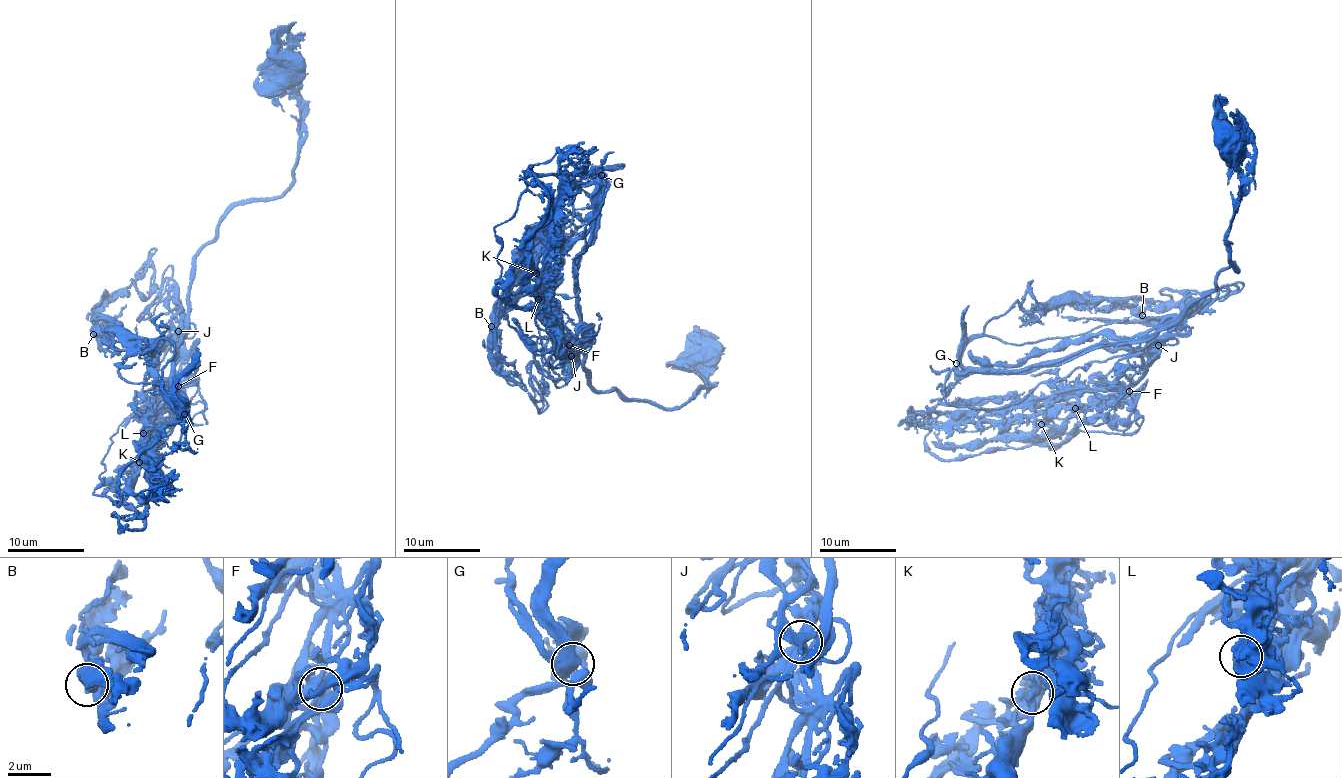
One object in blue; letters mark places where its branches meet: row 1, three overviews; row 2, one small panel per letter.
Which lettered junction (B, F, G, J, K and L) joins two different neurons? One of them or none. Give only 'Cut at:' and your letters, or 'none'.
Cut at: none

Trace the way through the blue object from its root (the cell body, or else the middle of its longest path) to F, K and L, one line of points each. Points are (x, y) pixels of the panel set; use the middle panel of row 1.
F: (702, 358), (696, 362), (704, 388), (678, 406), (658, 408), (591, 385), (582, 351), (572, 361), (569, 345)
K: (702, 358), (706, 385), (678, 406), (601, 391), (582, 351), (572, 361), (559, 345), (535, 273)
L: (702, 358), (706, 385), (678, 406), (601, 391), (582, 351), (572, 361), (559, 345), (558, 320), (538, 299)

